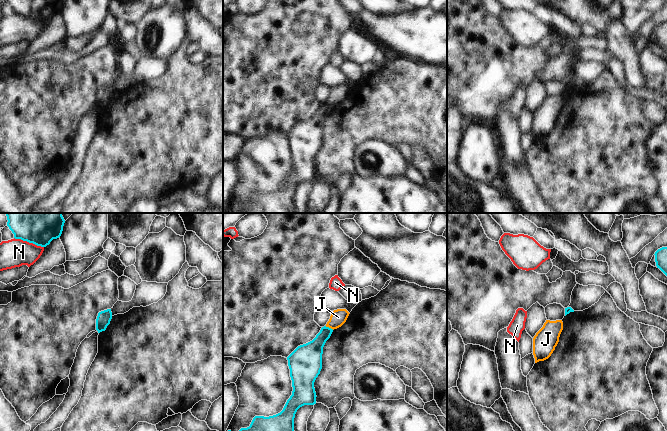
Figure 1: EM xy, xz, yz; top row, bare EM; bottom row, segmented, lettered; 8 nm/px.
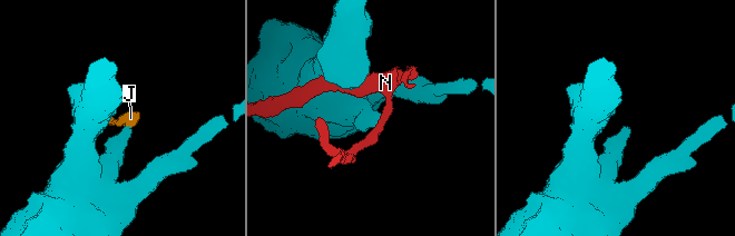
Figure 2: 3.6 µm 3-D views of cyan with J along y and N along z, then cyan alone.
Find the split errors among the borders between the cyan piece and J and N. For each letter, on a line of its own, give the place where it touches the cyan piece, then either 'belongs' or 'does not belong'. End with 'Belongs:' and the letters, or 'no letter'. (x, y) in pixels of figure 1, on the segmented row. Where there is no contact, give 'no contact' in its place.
J: contact xz (328, 327); does not belong
N: contact xy (29, 242); does not belong
Belongs: no letter

